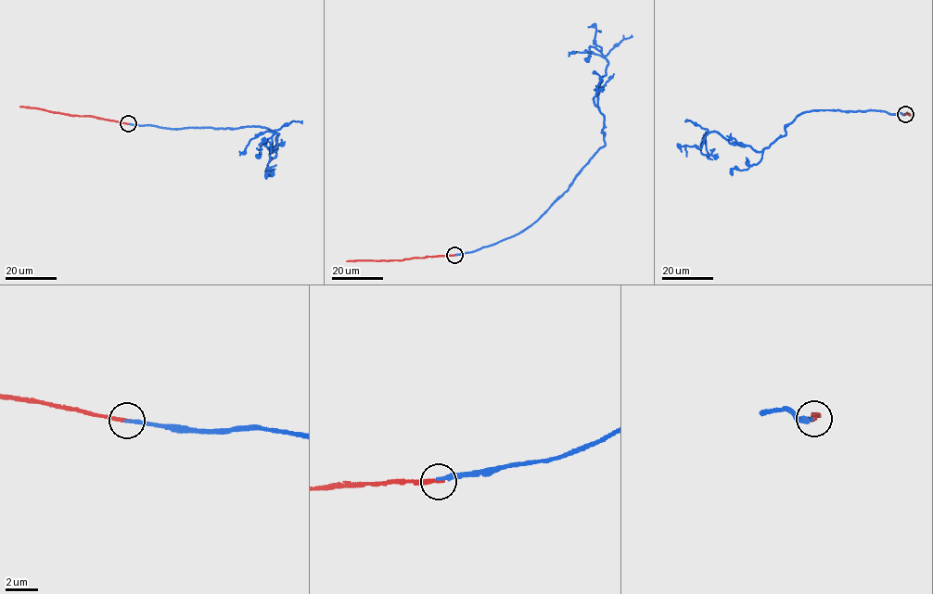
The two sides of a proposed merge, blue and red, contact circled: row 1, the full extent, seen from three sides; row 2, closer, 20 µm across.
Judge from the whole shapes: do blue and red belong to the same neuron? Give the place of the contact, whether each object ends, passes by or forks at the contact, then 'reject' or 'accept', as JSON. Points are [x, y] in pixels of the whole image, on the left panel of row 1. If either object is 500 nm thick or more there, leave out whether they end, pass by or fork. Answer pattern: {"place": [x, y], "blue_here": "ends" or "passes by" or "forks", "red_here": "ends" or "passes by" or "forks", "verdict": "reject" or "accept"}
{"place": [128, 123], "blue_here": "ends", "red_here": "ends", "verdict": "accept"}

